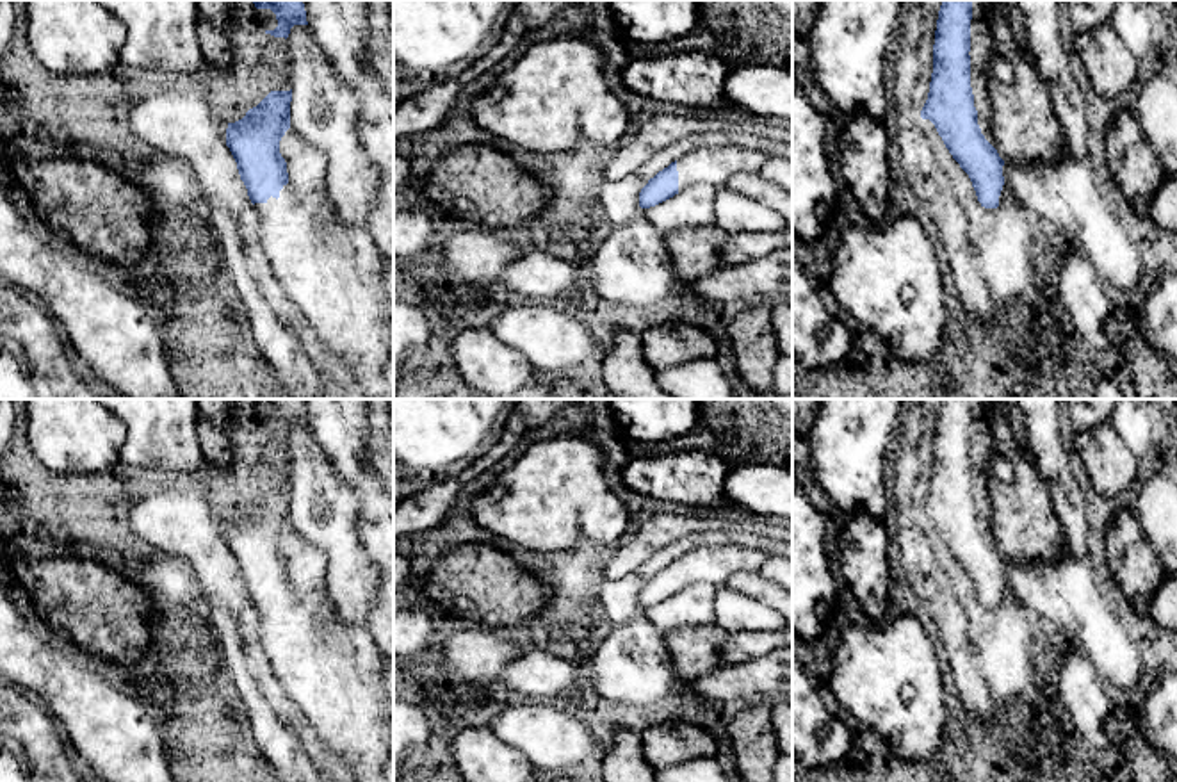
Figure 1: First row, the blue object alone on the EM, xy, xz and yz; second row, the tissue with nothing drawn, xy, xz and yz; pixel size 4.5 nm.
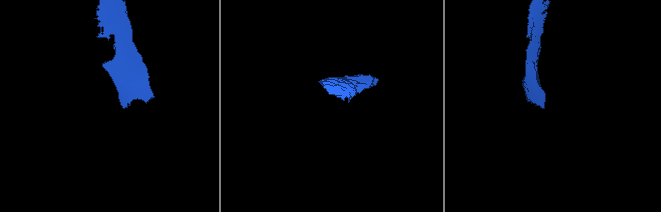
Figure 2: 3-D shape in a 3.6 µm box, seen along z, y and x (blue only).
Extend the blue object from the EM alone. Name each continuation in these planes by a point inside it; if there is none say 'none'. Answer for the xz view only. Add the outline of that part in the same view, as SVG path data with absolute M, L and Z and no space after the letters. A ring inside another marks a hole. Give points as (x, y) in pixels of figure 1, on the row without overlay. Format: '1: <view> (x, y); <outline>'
1: xz (707, 563); M734 543L700 545L677 559L678 590L694 582L726 584L734 572L759 572L767 552Z

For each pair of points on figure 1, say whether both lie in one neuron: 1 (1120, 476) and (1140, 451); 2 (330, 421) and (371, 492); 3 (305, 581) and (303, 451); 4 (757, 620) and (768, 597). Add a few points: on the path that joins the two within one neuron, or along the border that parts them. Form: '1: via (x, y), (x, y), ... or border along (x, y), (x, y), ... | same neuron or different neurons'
1: border along (1110, 424), (1138, 458) | different neurons
2: via (344, 439), (349, 465), (358, 474) | same neuron
3: border along (291, 526), (324, 554), (324, 576) | different neurons
4: border along (727, 585), (773, 611) | different neurons

